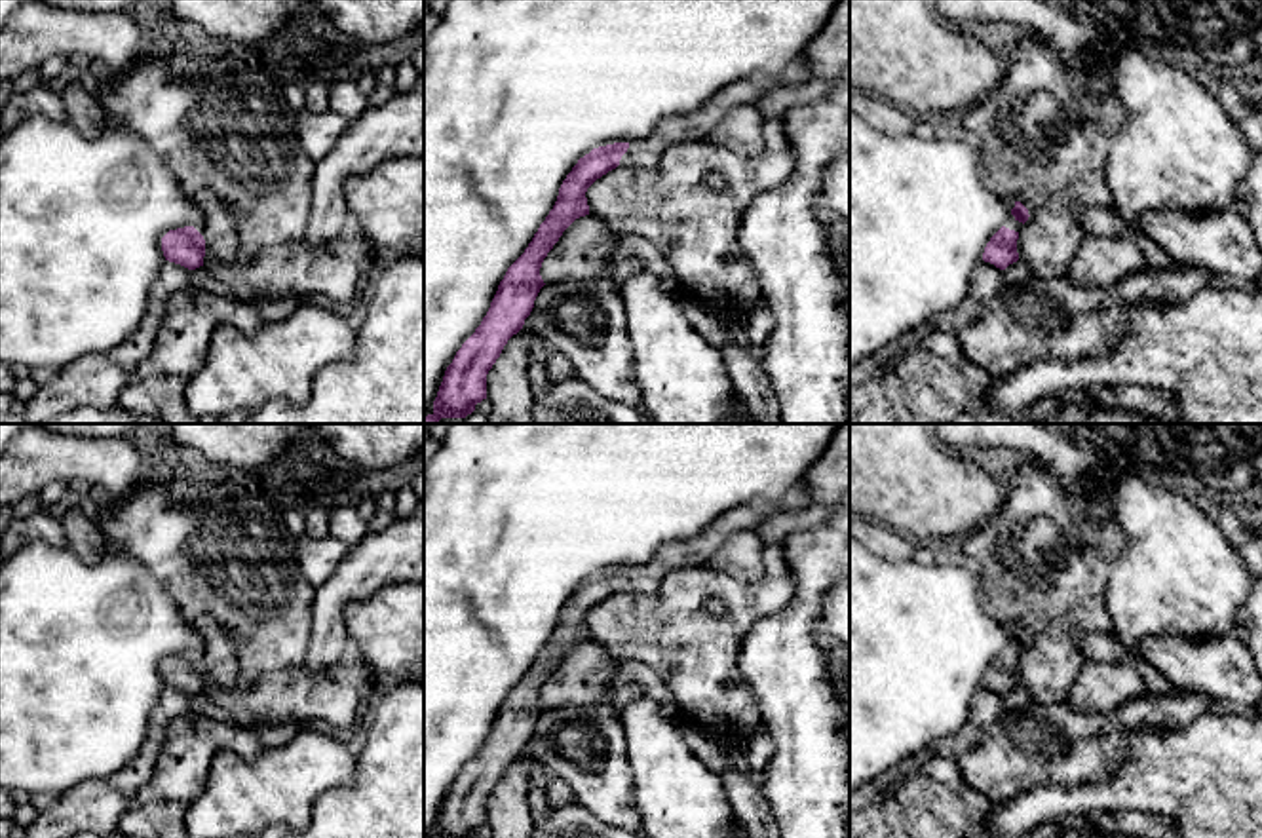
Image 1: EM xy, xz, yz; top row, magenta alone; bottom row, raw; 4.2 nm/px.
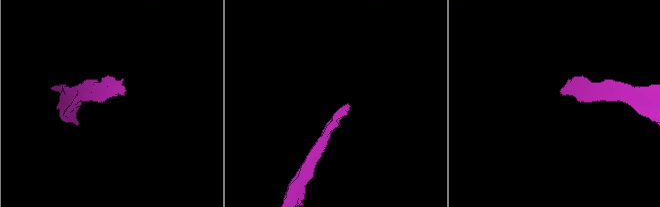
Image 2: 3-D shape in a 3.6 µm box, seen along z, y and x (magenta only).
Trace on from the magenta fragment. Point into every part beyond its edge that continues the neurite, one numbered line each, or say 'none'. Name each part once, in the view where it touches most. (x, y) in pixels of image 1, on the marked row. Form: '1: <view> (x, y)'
1: xy (219, 228)

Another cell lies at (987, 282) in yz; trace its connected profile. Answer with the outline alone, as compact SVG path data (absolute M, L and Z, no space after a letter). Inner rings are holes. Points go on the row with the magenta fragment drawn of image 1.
M979 262L973 268L971 287L967 296L954 308L943 312L935 317L933 327L943 333L960 334L971 323L975 323L983 312L988 298L996 296L1004 283L1004 270L990 262Z

